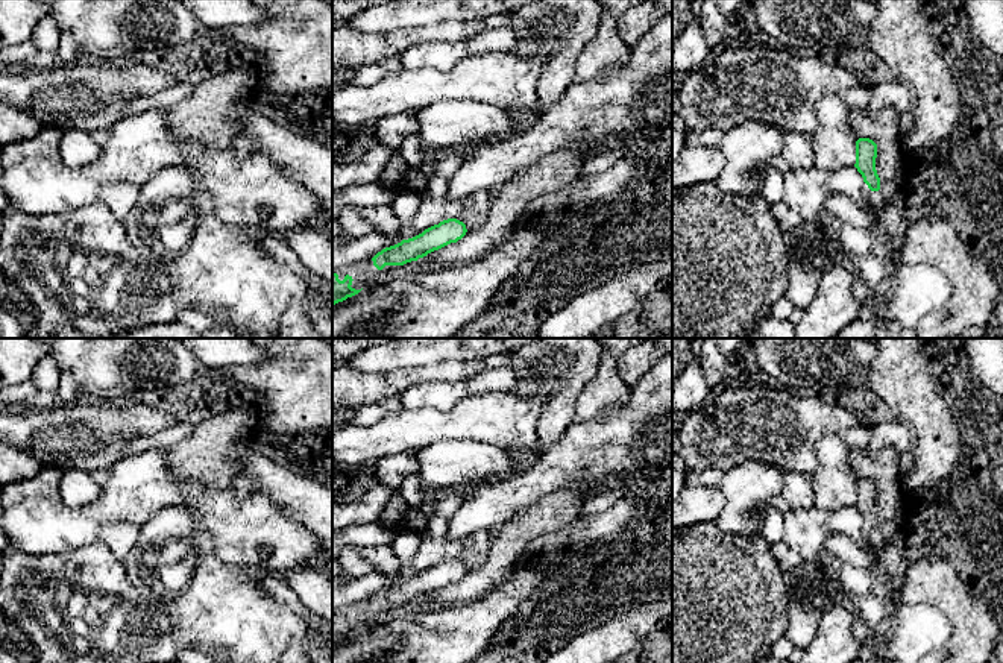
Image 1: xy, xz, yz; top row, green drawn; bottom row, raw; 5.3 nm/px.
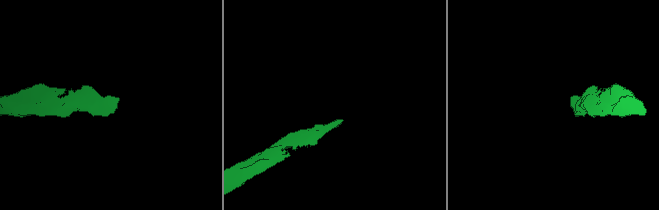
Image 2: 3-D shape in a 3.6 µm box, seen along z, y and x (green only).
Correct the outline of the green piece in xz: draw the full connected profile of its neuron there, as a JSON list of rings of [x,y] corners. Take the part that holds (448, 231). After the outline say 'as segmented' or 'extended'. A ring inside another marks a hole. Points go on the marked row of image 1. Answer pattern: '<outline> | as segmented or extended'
[[[448,218],[413,238],[382,249],[373,258],[338,269],[332,273],[332,305],[358,294],[375,282],[411,270],[419,258],[457,243],[466,232],[463,222]]] | extended

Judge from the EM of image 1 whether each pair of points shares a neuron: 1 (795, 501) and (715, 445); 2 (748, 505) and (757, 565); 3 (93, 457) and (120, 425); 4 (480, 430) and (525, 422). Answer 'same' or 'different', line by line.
1: different
2: different
3: same
4: same

